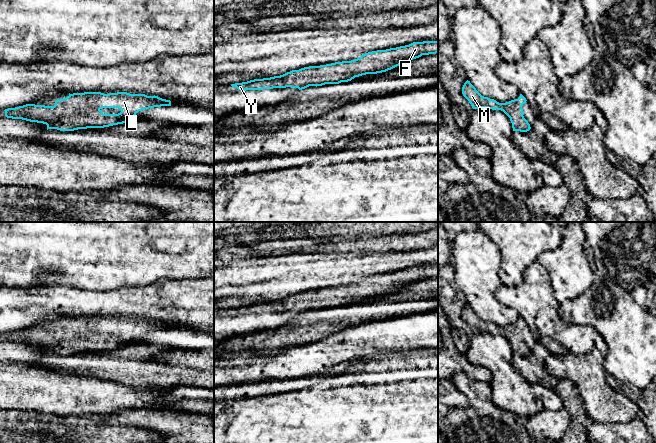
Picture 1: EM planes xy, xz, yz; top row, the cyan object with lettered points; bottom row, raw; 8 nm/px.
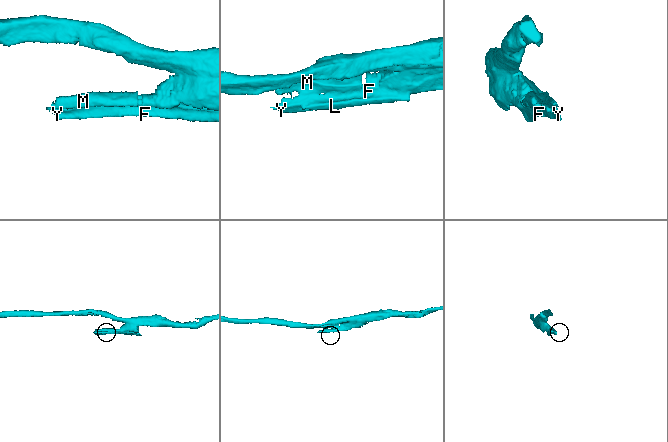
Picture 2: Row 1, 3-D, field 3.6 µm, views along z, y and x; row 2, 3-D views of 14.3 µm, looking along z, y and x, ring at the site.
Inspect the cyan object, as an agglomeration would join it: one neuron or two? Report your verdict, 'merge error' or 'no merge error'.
merge error

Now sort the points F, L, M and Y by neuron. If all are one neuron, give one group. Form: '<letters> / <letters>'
F L / M Y

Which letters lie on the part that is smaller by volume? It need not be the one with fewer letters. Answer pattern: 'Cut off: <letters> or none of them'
Cut off: M, Y

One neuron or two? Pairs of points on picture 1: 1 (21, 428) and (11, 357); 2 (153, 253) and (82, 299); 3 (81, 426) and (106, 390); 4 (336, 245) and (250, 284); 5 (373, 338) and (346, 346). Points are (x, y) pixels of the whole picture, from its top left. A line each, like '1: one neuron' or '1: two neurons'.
1: two neurons
2: two neurons
3: two neurons
4: two neurons
5: one neuron

